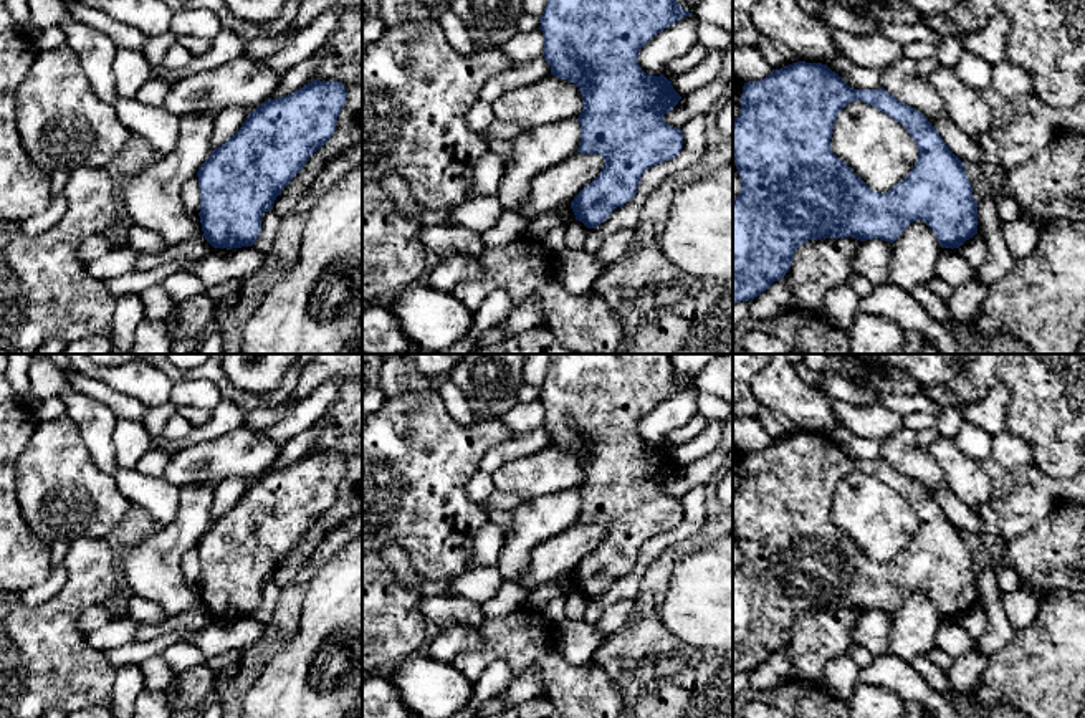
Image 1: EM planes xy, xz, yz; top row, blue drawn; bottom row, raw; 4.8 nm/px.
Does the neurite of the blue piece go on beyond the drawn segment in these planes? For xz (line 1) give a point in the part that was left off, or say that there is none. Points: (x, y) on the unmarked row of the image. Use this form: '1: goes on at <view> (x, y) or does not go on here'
1: does not go on here

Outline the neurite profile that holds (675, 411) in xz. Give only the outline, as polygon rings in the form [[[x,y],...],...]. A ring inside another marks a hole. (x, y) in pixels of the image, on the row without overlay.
[[[685,387],[675,395],[670,395],[663,402],[657,404],[638,422],[637,430],[642,442],[660,447],[672,430],[680,428],[698,417],[696,395],[698,390],[695,387]]]

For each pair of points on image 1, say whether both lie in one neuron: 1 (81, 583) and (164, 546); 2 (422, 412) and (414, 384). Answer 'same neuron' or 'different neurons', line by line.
1: different neurons
2: different neurons

